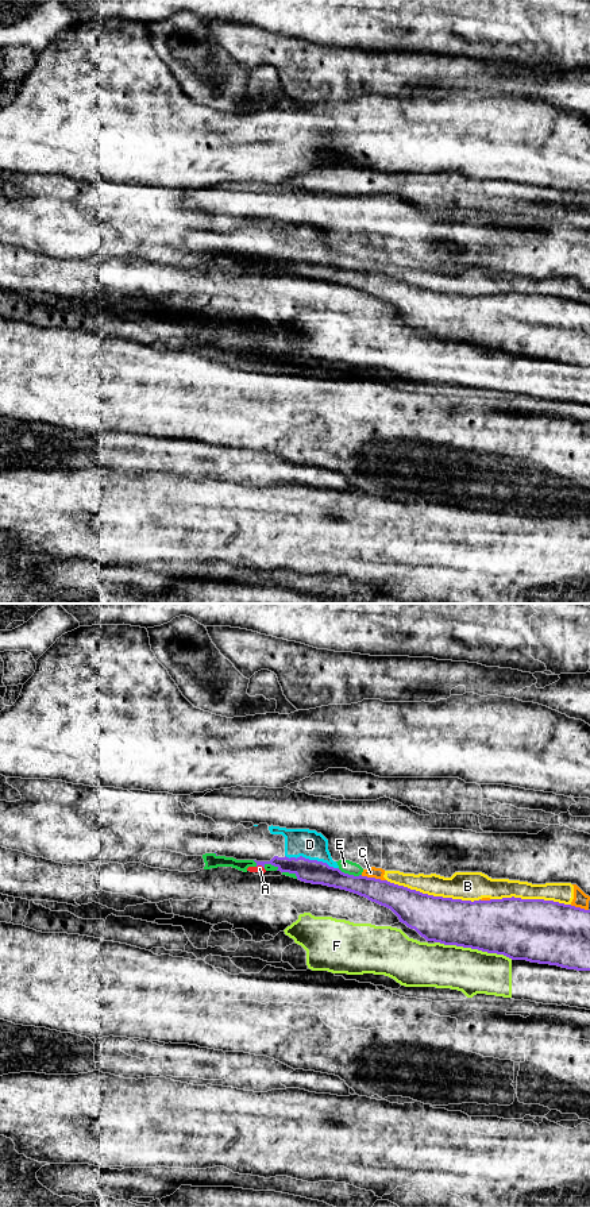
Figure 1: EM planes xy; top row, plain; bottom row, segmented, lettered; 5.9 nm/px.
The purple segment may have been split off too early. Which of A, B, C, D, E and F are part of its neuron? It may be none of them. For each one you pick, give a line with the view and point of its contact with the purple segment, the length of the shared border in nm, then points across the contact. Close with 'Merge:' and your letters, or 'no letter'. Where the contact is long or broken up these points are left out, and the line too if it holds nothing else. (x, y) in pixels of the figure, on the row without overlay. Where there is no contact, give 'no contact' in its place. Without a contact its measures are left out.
Merge: no letter

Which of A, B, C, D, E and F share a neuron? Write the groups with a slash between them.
A B C D E / F

